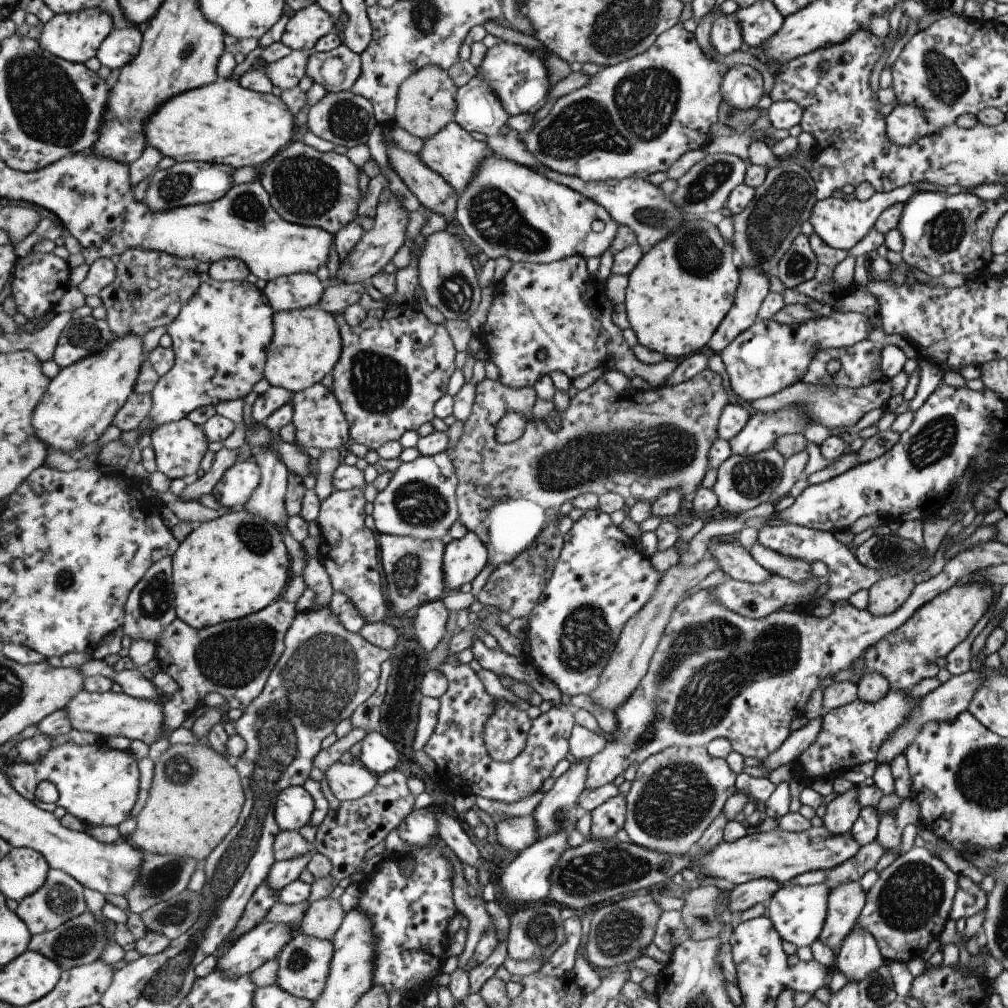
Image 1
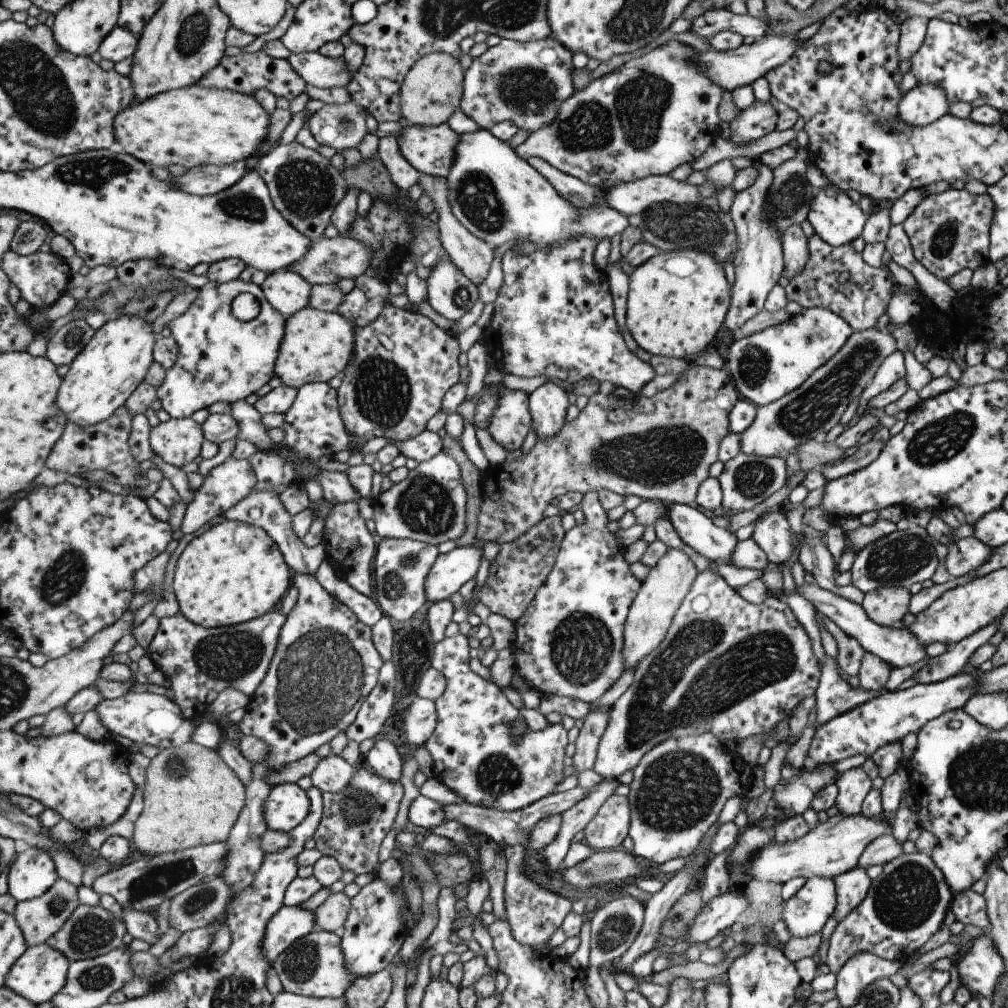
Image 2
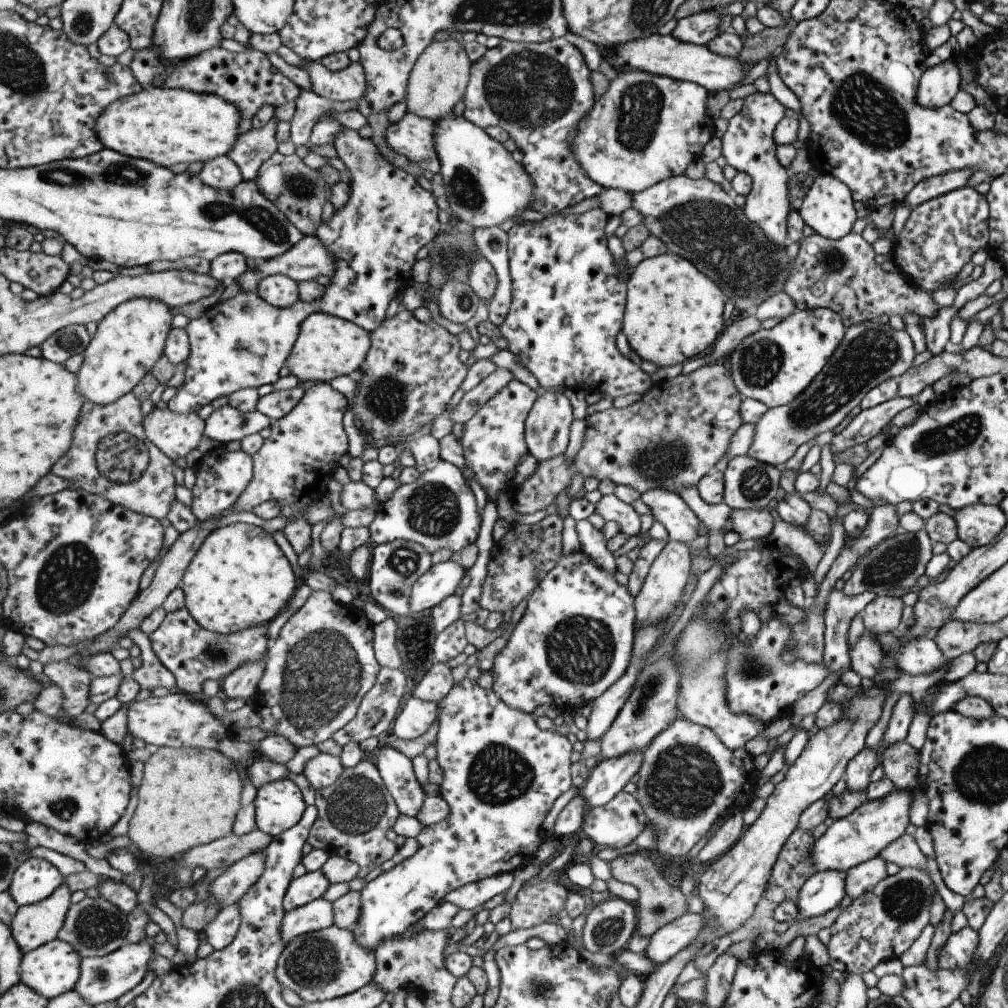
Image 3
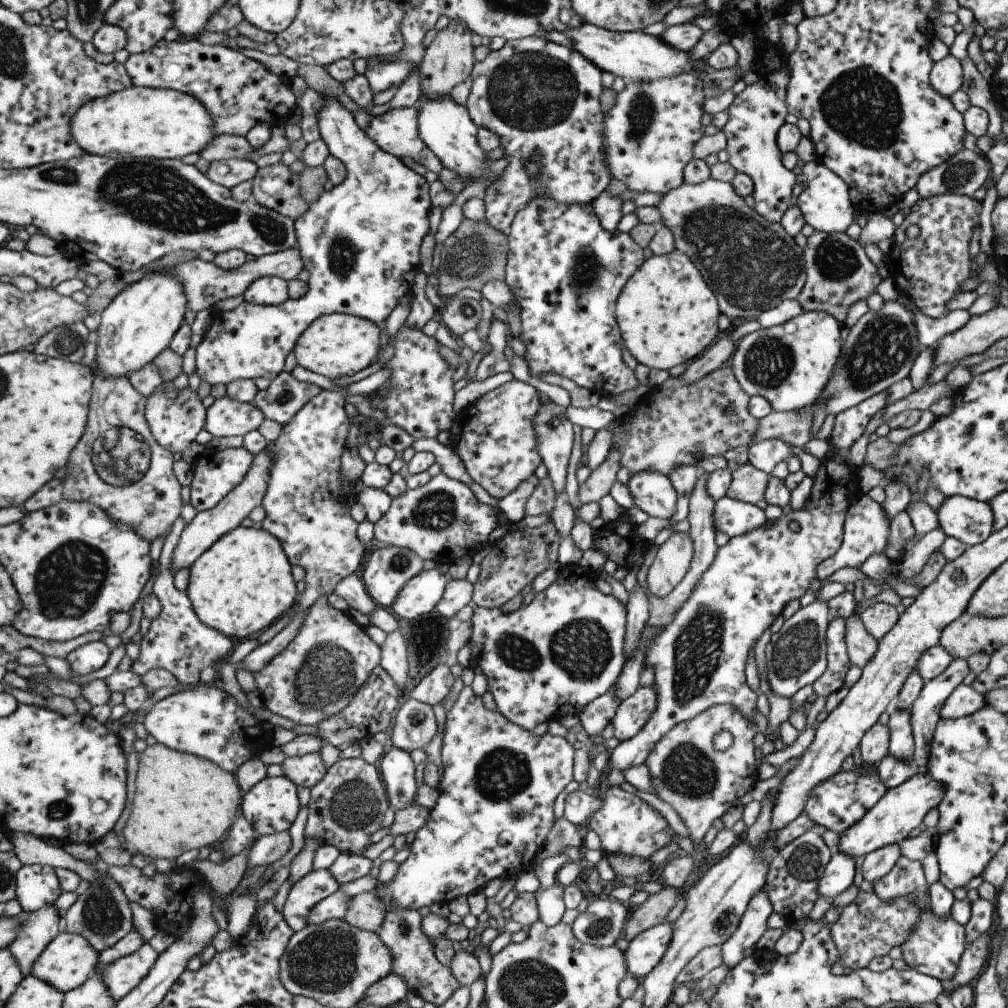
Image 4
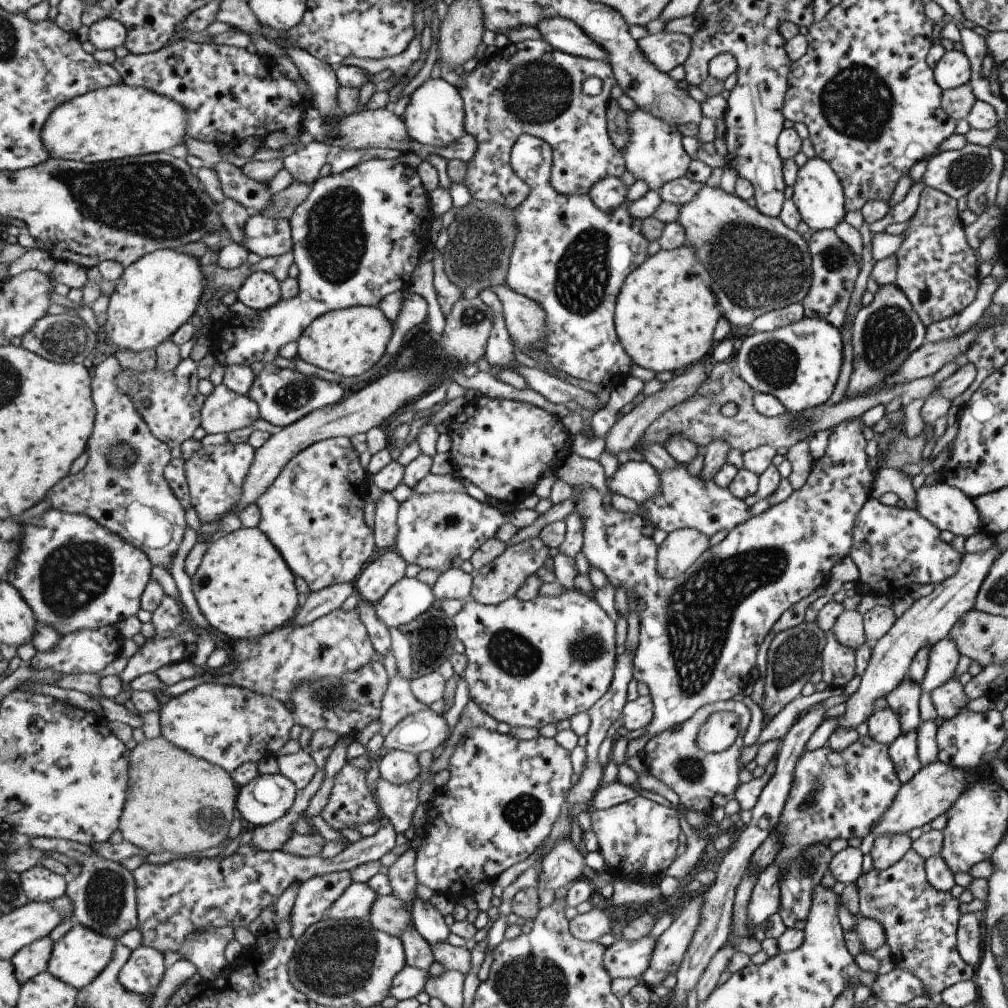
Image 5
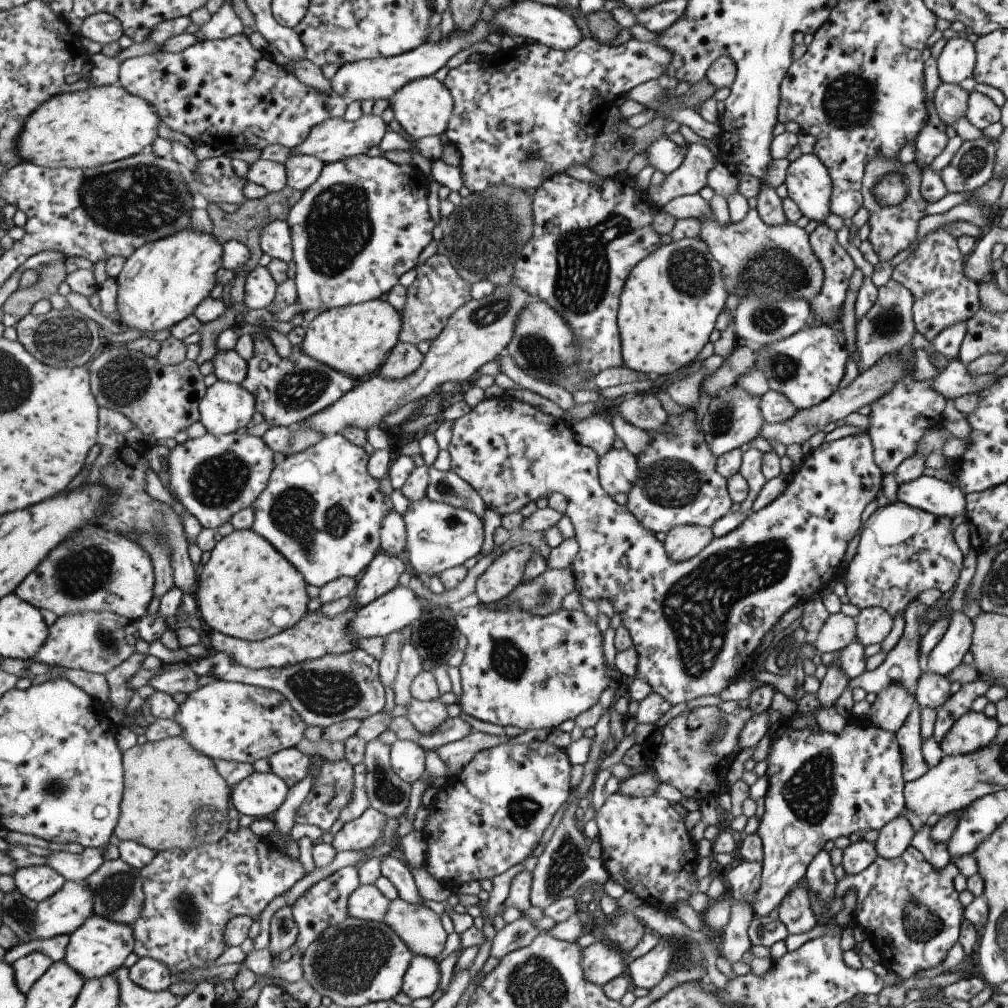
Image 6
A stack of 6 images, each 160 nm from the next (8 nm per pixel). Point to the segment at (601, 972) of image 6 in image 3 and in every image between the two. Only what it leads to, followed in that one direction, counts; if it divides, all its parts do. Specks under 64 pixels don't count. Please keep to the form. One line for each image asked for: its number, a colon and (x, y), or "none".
3: (668, 940)
4: (643, 953)
5: (623, 958)

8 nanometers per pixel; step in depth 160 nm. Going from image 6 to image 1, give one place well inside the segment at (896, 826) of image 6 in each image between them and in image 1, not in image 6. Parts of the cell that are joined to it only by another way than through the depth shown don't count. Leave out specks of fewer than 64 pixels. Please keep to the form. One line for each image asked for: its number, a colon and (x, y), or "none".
1: (844, 903)
2: (851, 887)
3: (860, 879)
4: (875, 865)
5: (886, 850)

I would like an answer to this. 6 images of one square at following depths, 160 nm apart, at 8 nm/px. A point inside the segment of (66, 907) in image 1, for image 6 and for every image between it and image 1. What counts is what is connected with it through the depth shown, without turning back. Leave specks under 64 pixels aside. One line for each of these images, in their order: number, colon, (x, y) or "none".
2: (39, 918)
3: (35, 925)
4: (40, 928)
5: (31, 961)
6: (29, 969)

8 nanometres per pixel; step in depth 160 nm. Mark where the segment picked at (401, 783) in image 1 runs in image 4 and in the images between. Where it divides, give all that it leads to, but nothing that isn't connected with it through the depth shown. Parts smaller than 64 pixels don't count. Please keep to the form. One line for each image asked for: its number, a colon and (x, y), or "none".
2: (356, 821)
3: (355, 815)
4: (346, 809)

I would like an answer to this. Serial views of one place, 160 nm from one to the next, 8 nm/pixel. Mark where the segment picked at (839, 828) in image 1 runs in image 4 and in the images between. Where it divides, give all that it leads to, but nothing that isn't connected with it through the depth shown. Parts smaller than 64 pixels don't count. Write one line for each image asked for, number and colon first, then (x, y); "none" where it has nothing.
2: (853, 785)
3: (857, 773)
4: (873, 747)

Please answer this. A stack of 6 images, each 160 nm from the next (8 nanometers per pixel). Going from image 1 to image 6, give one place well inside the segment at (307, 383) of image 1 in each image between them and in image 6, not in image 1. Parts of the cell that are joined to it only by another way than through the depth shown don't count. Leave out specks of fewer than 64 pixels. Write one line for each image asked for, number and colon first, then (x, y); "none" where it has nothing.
2: (319, 345)
3: (328, 347)
4: (337, 345)
5: (350, 342)
6: (357, 339)

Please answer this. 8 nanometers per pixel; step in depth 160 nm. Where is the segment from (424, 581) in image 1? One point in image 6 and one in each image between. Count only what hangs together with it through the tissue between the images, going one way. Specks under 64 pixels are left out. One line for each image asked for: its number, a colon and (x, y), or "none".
2: (403, 566)
3: (396, 567)
4: (388, 571)
5: (381, 574)
6: (382, 576)

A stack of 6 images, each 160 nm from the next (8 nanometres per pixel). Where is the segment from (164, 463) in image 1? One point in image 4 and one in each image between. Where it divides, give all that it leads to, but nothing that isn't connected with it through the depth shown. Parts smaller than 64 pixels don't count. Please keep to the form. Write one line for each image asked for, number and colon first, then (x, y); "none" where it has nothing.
2: (178, 441)
3: (176, 435)
4: (176, 417)

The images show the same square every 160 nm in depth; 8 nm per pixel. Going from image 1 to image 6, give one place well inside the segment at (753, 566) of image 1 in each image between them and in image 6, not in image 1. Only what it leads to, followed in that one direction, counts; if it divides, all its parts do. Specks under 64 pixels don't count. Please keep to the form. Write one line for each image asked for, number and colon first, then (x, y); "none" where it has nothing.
2: (716, 544)
3: (666, 507)
4: (651, 492)
5: (637, 480)
6: (616, 469)

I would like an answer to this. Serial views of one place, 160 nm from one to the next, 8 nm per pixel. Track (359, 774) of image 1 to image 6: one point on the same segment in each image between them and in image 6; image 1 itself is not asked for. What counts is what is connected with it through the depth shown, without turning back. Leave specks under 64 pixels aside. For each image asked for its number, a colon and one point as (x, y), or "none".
2: (333, 774)
3: (322, 771)
4: (308, 771)
5: (300, 767)
6: (292, 765)

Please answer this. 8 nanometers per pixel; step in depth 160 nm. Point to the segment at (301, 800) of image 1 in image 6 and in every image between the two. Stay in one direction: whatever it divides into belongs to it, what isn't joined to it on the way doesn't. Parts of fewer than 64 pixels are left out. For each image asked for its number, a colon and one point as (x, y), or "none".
2: (289, 806)
3: (280, 806)
4: (272, 806)
5: (269, 797)
6: (260, 795)

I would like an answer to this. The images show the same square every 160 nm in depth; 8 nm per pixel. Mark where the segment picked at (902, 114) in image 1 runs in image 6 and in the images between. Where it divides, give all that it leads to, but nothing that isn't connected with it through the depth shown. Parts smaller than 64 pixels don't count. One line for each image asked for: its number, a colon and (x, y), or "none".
2: (924, 103)
3: (936, 87)
4: (945, 78)
5: (952, 70)
6: (955, 62)

